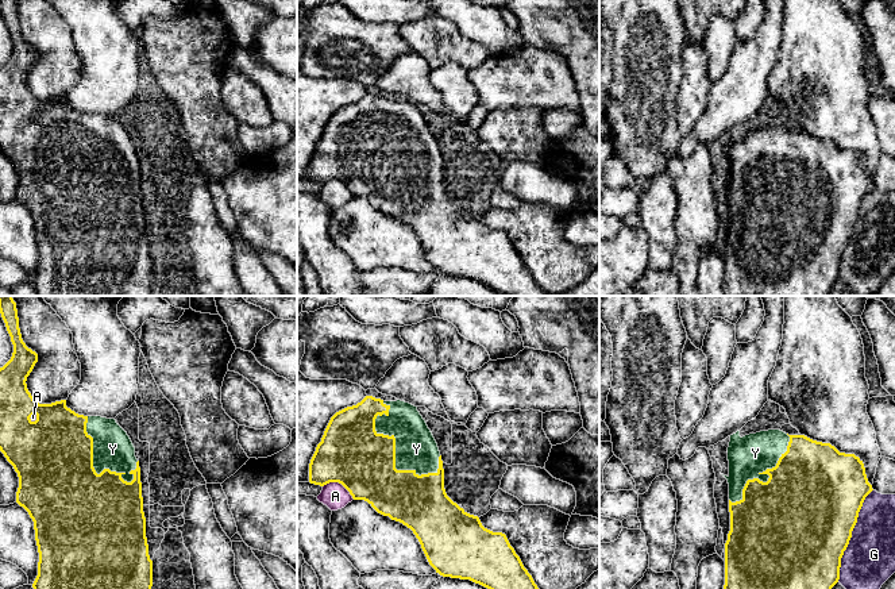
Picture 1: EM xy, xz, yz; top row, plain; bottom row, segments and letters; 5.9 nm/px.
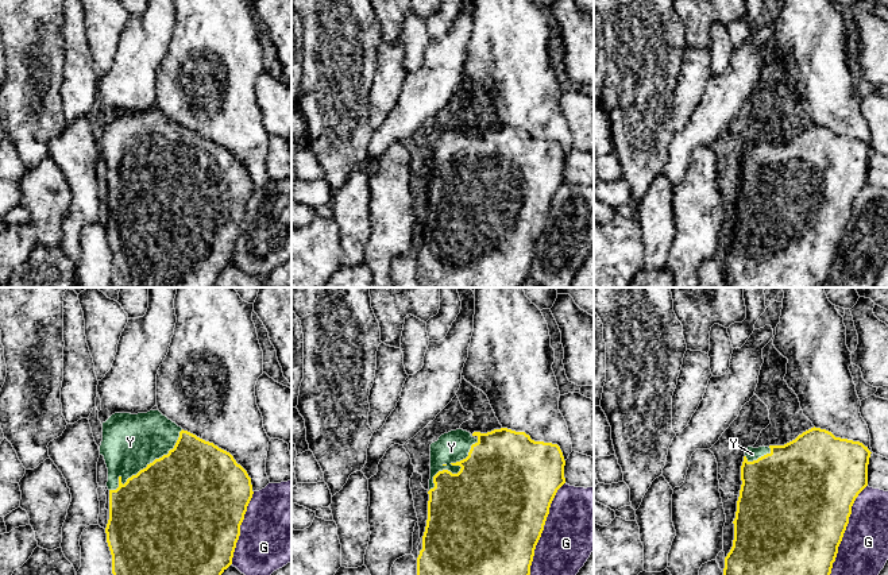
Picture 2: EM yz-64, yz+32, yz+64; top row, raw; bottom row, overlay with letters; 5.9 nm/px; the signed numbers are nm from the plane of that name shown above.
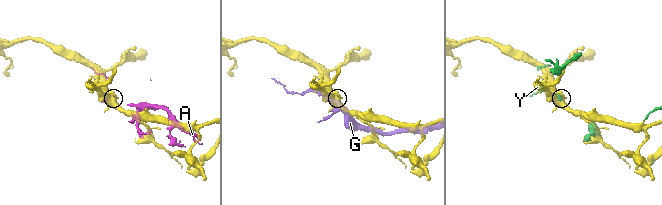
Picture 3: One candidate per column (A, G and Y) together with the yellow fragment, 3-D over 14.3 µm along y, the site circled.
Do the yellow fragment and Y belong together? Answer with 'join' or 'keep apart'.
join

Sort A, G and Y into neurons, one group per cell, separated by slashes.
A / G / Y

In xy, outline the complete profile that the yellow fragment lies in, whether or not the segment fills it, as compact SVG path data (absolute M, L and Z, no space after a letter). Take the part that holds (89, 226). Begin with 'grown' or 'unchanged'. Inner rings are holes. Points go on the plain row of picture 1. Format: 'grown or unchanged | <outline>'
grown | M0 0L0 11L13 42L11 57L0 65L0 149L13 163L19 174L16 200L23 204L34 219L35 238L39 250L38 273L32 285L38 296L151 296L153 258L148 253L146 235L146 215L143 209L139 158L127 130L115 116L78 112L66 104L66 97L39 101L27 86L27 74L38 59L38 51L28 46L22 36L16 0Z

